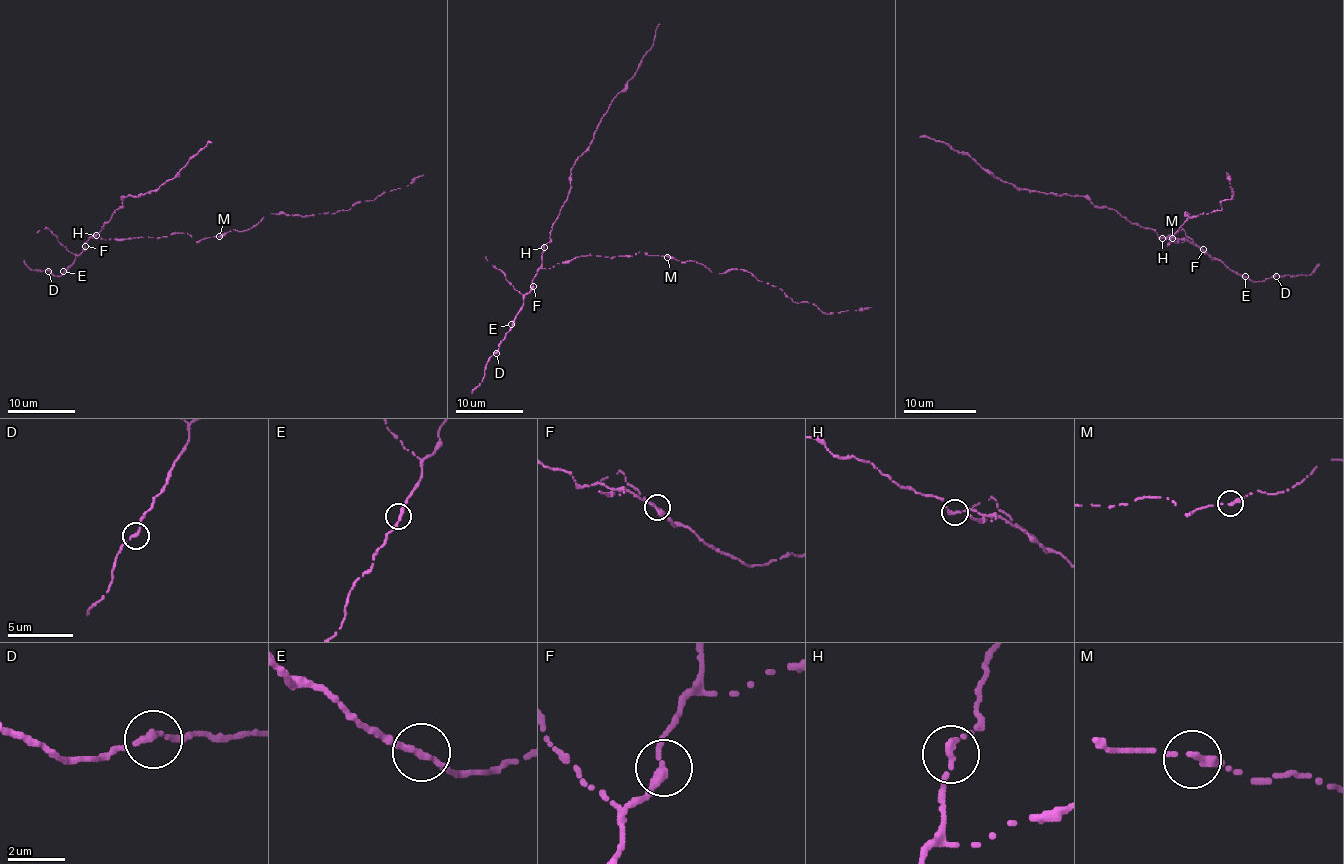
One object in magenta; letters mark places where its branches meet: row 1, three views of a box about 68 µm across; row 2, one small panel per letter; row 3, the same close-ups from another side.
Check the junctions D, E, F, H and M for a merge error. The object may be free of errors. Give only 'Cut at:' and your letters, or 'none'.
Cut at: none

